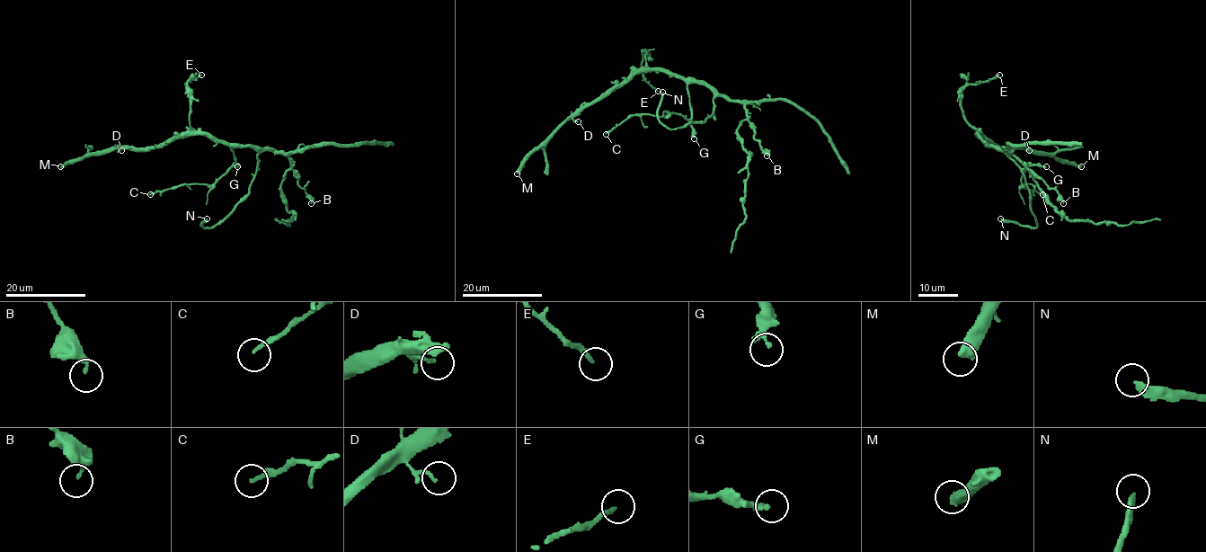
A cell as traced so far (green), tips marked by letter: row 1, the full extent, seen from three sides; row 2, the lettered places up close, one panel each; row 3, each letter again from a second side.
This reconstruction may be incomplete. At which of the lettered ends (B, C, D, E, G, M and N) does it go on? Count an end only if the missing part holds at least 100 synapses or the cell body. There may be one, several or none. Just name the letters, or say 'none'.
M, N

